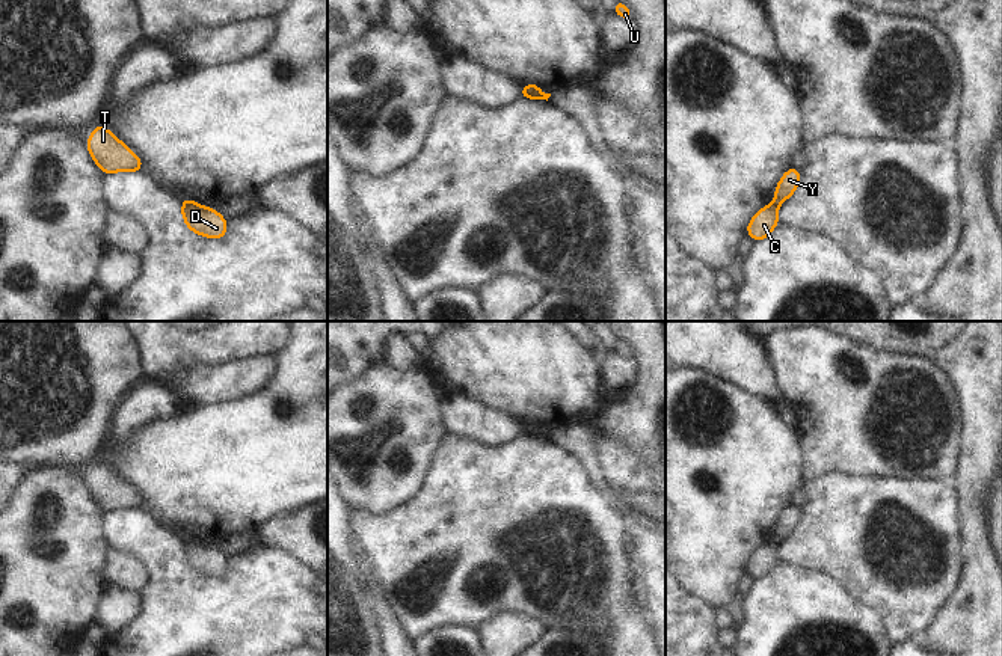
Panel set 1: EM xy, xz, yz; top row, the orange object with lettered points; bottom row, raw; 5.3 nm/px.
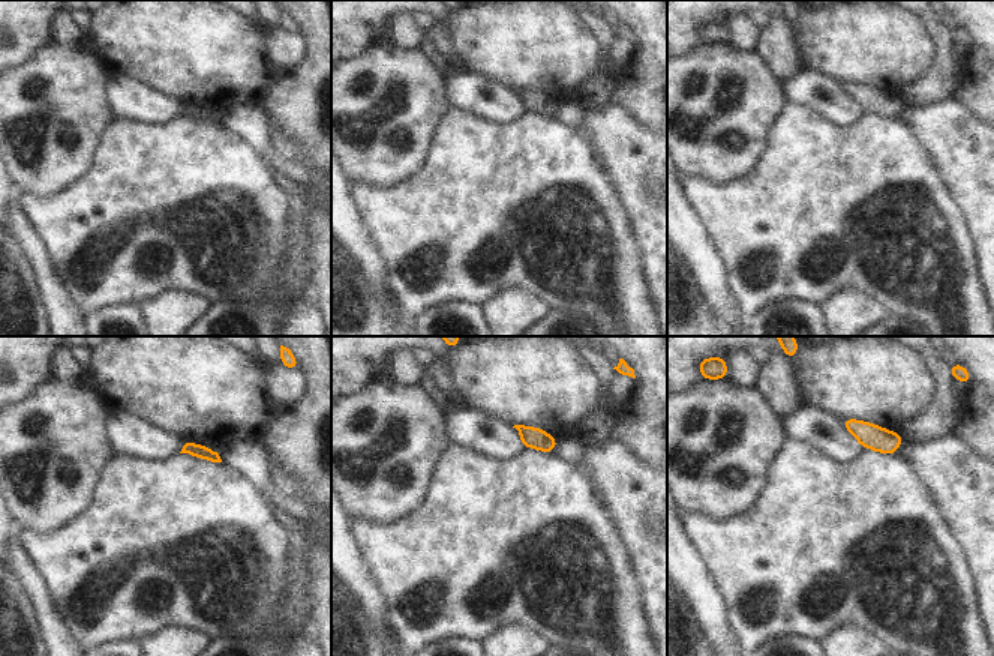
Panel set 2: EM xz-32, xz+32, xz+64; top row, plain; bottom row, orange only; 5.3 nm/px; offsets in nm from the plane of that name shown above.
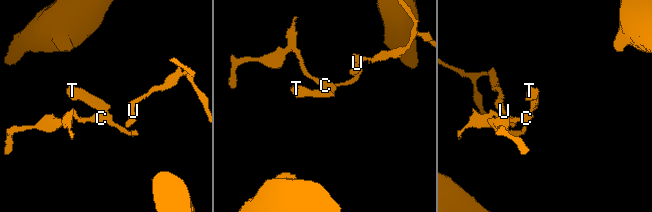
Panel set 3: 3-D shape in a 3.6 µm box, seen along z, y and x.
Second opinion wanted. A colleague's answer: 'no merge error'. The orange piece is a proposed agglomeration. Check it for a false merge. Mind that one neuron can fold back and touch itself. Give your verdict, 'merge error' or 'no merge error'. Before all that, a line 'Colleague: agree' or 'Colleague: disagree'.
Colleague: disagree
merge error

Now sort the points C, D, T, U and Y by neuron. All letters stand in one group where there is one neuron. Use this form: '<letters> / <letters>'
C D U / T Y

